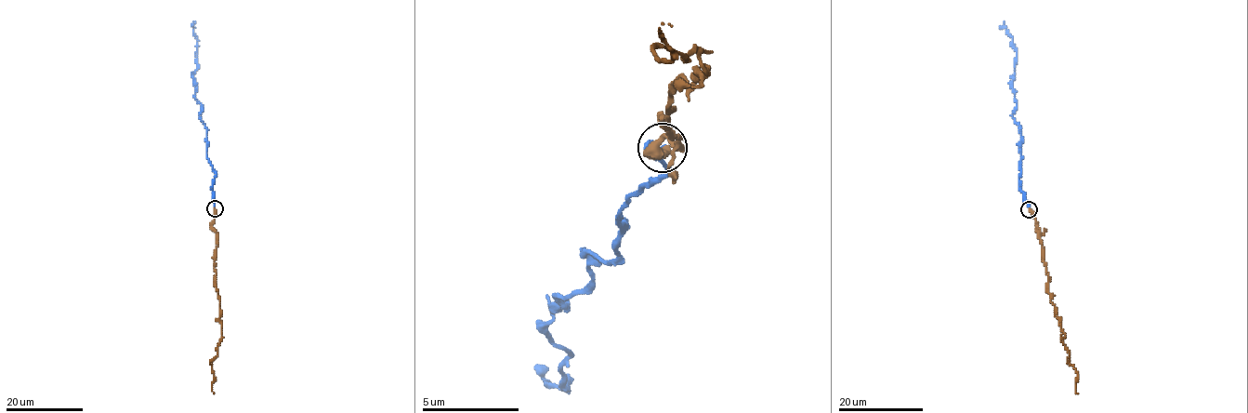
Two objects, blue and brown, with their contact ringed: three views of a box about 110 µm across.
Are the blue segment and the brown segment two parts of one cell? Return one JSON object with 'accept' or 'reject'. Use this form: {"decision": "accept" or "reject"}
{"decision": "accept"}

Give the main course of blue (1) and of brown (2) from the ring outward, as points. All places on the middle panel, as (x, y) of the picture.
1: (663, 147), (615, 263), (581, 253), (590, 287), (556, 292), (545, 331), (569, 353), (552, 385)
2: (663, 147), (645, 153), (679, 146), (672, 83), (708, 71), (694, 46), (657, 59), (673, 25)

